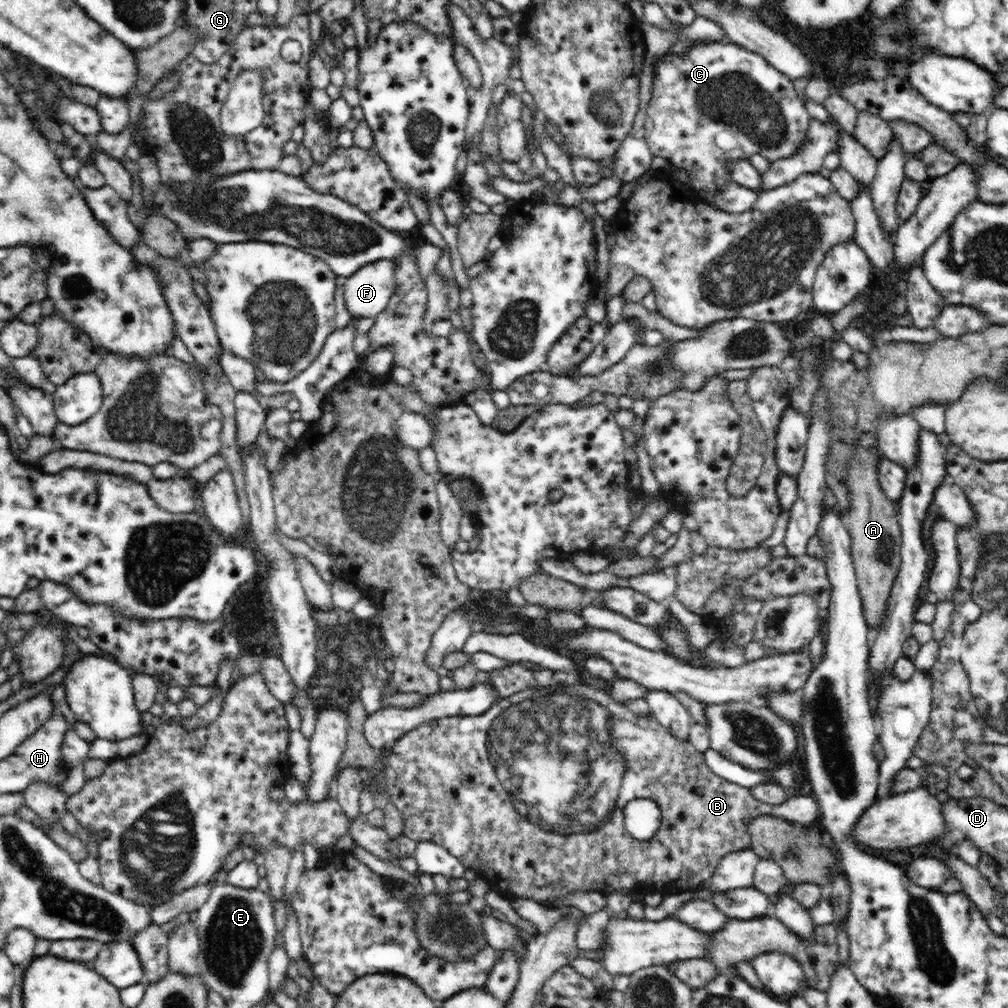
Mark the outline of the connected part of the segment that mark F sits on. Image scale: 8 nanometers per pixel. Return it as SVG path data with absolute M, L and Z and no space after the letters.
M378 260L346 278L343 296L352 317L376 317L386 308L396 288L396 266L393 260Z

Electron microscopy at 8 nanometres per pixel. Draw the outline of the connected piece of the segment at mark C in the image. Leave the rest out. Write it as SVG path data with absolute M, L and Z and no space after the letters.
M701 41L700 44L694 44L686 54L677 56L677 54L665 53L658 64L656 64L656 70L653 76L653 85L651 86L651 98L646 107L646 118L644 118L644 130L645 141L648 143L649 149L654 157L662 157L668 159L672 166L675 168L681 168L689 180L689 185L694 188L698 193L710 194L714 190L720 190L724 188L726 184L732 184L734 179L728 171L726 164L732 162L732 160L749 160L754 154L763 156L766 160L772 162L780 160L781 158L789 157L795 153L795 150L803 143L806 139L806 132L808 132L808 126L810 126L810 114L806 110L803 99L798 96L798 93L793 87L793 80L786 76L783 72L773 68L762 56L739 46L738 44L729 43L722 44L718 42L707 42Z

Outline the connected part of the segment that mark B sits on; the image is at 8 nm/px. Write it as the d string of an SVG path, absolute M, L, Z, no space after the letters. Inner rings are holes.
M587 677L587 678L586 678L586 679L585 679L585 681L583 681L583 682L578 682L578 683L577 683L577 682L570 682L570 680L569 680L569 682L568 682L568 683L567 683L567 684L562 684L562 685L561 685L561 686L559 686L559 685L558 685L558 683L557 683L557 682L554 682L554 684L553 684L553 685L552 685L552 686L551 686L551 685L550 685L550 686L548 686L548 687L543 687L543 686L539 686L539 687L531 687L531 688L525 688L525 689L522 689L522 690L520 690L520 691L518 691L518 692L516 692L516 693L514 693L514 694L511 694L511 695L510 695L510 696L509 696L509 697L501 697L501 698L500 698L500 699L498 699L498 700L497 700L497 701L496 701L496 702L495 702L495 703L494 703L494 704L493 704L493 705L492 705L492 706L491 706L491 707L490 707L490 708L488 708L488 709L486 709L486 710L485 710L485 711L484 711L484 712L483 712L483 713L482 713L482 714L477 714L477 715L464 715L464 716L460 716L460 715L458 715L458 716L446 716L446 717L442 717L442 718L438 718L438 720L432 720L432 722L426 722L426 724L418 724L418 726L416 726L416 728L414 728L414 730L410 730L410 732L406 732L406 734L404 734L404 736L401 736L401 737L400 737L400 738L398 738L398 740L396 740L396 741L395 741L395 742L394 742L394 743L392 743L392 744L390 744L390 745L389 745L389 746L388 746L388 750L387 750L387 747L385 747L385 748L382 748L382 749L380 749L380 750L378 750L378 752L380 752L380 754L385 754L385 756L386 756L386 761L385 761L385 762L384 762L384 788L385 788L385 790L386 790L386 792L387 792L387 794L388 794L388 795L389 795L389 800L391 800L391 802L392 802L392 803L393 803L393 804L394 804L394 806L396 806L396 808L397 808L397 809L398 809L398 810L400 810L400 812L402 812L402 814L403 814L403 819L404 819L404 828L403 828L403 831L402 831L402 834L403 834L403 835L404 835L404 836L408 836L408 838L411 838L411 839L412 839L412 840L415 840L415 841L416 841L416 842L422 842L422 841L432 841L432 842L434 842L434 843L436 843L436 844L439 844L439 845L440 845L440 846L443 846L443 847L444 847L444 848L445 848L445 849L446 849L446 850L448 850L448 852L450 852L450 854L453 854L453 855L454 855L454 856L455 856L455 857L456 857L456 858L459 858L459 859L460 859L460 860L461 860L461 863L462 863L462 864L463 864L463 865L464 865L464 866L465 866L465 868L471 868L471 869L472 869L472 870L474 870L474 871L476 871L476 872L477 872L477 874L478 874L478 875L483 875L483 877L485 877L485 878L487 878L487 879L489 879L489 882L490 882L490 883L491 883L491 884L492 884L492 883L496 883L496 884L498 884L498 886L500 886L500 893L501 893L501 892L506 892L506 894L508 894L508 897L509 897L509 896L519 896L519 897L523 897L523 898L528 898L528 899L532 899L532 900L535 900L535 901L536 901L536 902L539 902L539 903L540 903L540 904L542 904L542 905L543 905L543 906L544 906L544 907L547 907L547 908L556 908L556 909L562 909L562 911L563 911L563 912L567 912L567 911L568 911L568 909L567 909L567 907L568 907L568 906L566 906L566 907L563 907L563 908L559 908L559 906L560 906L560 902L564 902L564 900L566 900L566 898L568 898L568 894L576 894L576 892L592 892L592 891L594 891L594 892L600 892L600 893L602 893L602 894L606 894L606 893L608 893L608 892L609 892L609 893L612 893L612 892L615 892L615 891L620 891L620 892L626 892L626 893L628 893L628 894L630 894L630 893L631 893L631 891L632 891L632 890L634 890L634 888L635 888L635 887L636 887L636 886L637 886L637 888L639 888L639 890L643 890L643 892L646 892L646 893L660 893L660 894L661 894L661 896L662 896L662 897L665 897L665 896L670 896L670 894L671 894L671 893L675 893L675 892L682 892L682 891L689 891L689 892L690 892L690 893L692 893L692 894L694 894L694 895L695 895L695 896L696 896L696 895L700 895L700 894L701 894L701 890L702 890L702 888L703 888L703 884L706 884L706 883L707 883L707 882L710 882L710 880L711 880L711 876L712 876L712 875L713 875L713 874L714 874L714 871L715 871L715 868L716 868L716 867L717 867L717 866L718 866L718 863L719 863L719 862L720 862L720 861L721 861L721 858L722 858L722 857L723 857L723 856L724 856L724 855L725 855L725 854L728 854L728 853L729 853L729 852L730 852L730 851L732 851L732 852L736 852L736 851L740 851L740 850L744 850L744 849L748 849L748 848L750 848L750 842L751 842L751 840L750 840L750 833L748 833L748 831L746 831L746 822L748 822L748 820L752 820L752 818L756 818L756 816L760 816L760 814L766 814L766 815L770 815L770 816L776 816L776 817L778 817L778 818L781 818L781 819L784 819L784 820L785 820L785 821L789 821L789 822L790 822L790 823L793 823L793 824L798 824L798 825L800 825L800 826L810 826L810 824L811 824L811 822L812 822L812 821L814 821L814 820L817 820L817 818L818 818L818 817L819 817L819 816L820 816L820 810L819 810L819 806L818 806L818 803L817 803L817 801L816 801L816 800L815 800L815 797L812 797L812 796L809 796L809 795L798 795L798 796L796 796L796 795L794 795L794 796L790 796L790 797L789 797L789 799L788 799L788 800L785 800L785 801L784 801L784 802L783 802L783 803L782 803L782 804L777 804L777 805L772 805L772 804L768 804L768 803L764 803L764 802L762 802L762 801L760 801L760 800L758 800L758 799L756 799L756 797L754 797L754 795L752 795L752 791L750 791L750 789L749 789L749 788L746 788L746 787L743 787L743 786L740 786L740 785L738 785L738 784L734 784L734 783L732 783L732 782L730 782L730 781L728 781L728 780L726 780L726 779L724 779L724 778L722 778L722 777L720 777L720 776L718 776L718 775L716 775L716 773L714 773L714 771L712 771L712 769L710 769L710 767L708 767L708 765L707 765L707 764L706 764L706 757L704 757L704 754L703 754L703 753L702 753L702 752L699 752L699 751L698 751L698 750L697 750L697 749L696 749L696 748L695 748L695 747L694 747L694 746L693 746L693 745L692 745L692 744L691 744L691 743L690 743L690 742L689 742L689 741L688 741L688 742L683 742L683 740L680 740L680 738L678 738L678 737L676 737L676 735L674 735L674 734L672 734L672 733L670 733L670 731L668 731L668 730L666 730L666 729L665 729L665 728L664 728L664 726L662 726L662 725L661 725L661 724L660 724L660 722L658 722L658 721L657 721L657 720L656 720L656 717L655 717L655 716L654 716L654 715L653 715L653 713L650 713L650 714L649 714L649 715L636 715L636 712L633 712L633 710L632 710L632 708L631 708L631 707L628 707L628 706L626 706L626 705L624 705L624 704L622 704L622 703L618 703L618 701L614 701L614 699L612 699L612 695L610 695L610 693L608 693L608 690L607 690L607 685L605 685L605 684L604 684L604 683L600 683L600 682L598 682L598 681L596 681L596 680L594 680L594 679L592 679L592 678L590 678L590 677ZM644 798L646 798L646 799L650 799L650 800L653 800L653 801L654 801L654 802L656 802L656 804L657 804L657 805L658 805L658 806L659 806L659 809L660 809L660 810L661 810L661 828L660 828L660 829L659 829L659 830L658 830L658 832L657 832L657 833L656 833L656 834L655 834L655 835L654 835L654 836L653 836L653 838L652 838L652 839L650 839L650 840L647 840L647 841L646 841L646 842L642 842L642 841L639 841L639 840L638 840L638 839L635 839L635 838L634 838L634 837L632 837L632 835L630 835L630 833L629 833L629 832L628 832L628 829L626 829L626 827L625 827L625 822L624 822L624 813L623 813L623 808L624 808L624 807L625 807L625 806L626 806L626 803L627 803L627 802L630 802L630 801L631 801L631 800L634 800L634 799L644 799ZM599 823L602 823L602 824L603 824L603 826L602 826L602 827L600 827L600 828L599 828L599 829L596 829L596 830L595 830L595 831L592 831L592 832L589 832L589 833L580 833L580 832L581 832L581 831L583 831L583 830L584 830L584 829L586 829L586 828L585 828L585 826L586 826L586 825L587 825L587 826L588 826L588 827L590 827L590 826L591 826L591 825L592 825L592 824L595 824L595 825L599 825Z

